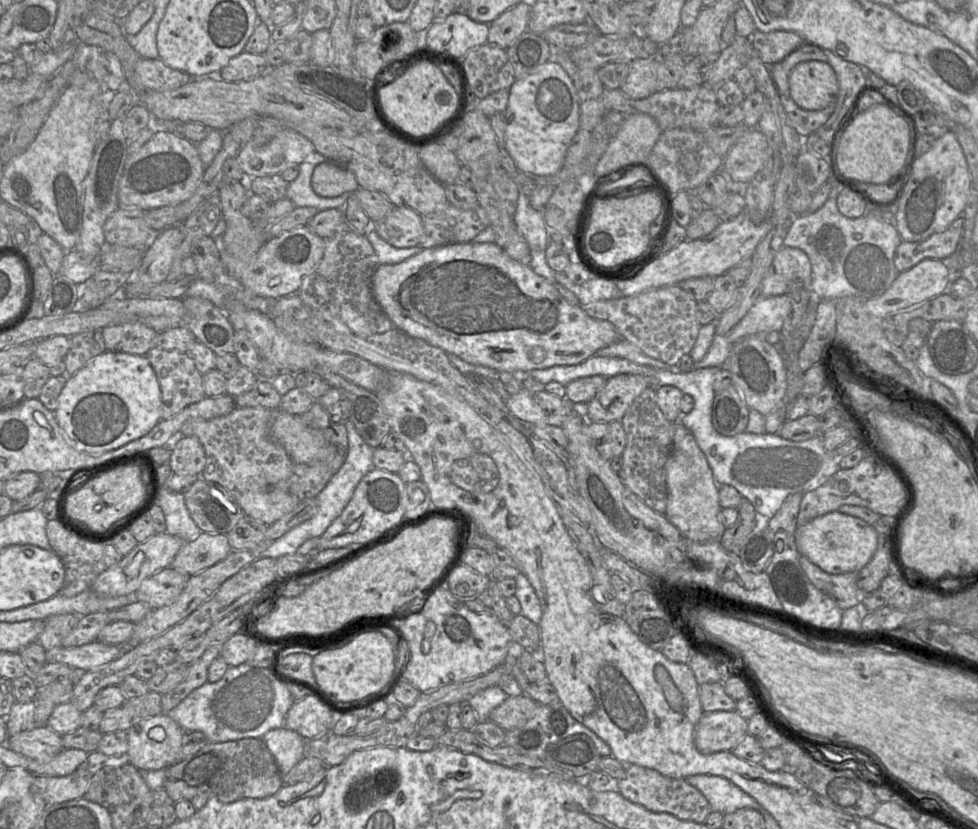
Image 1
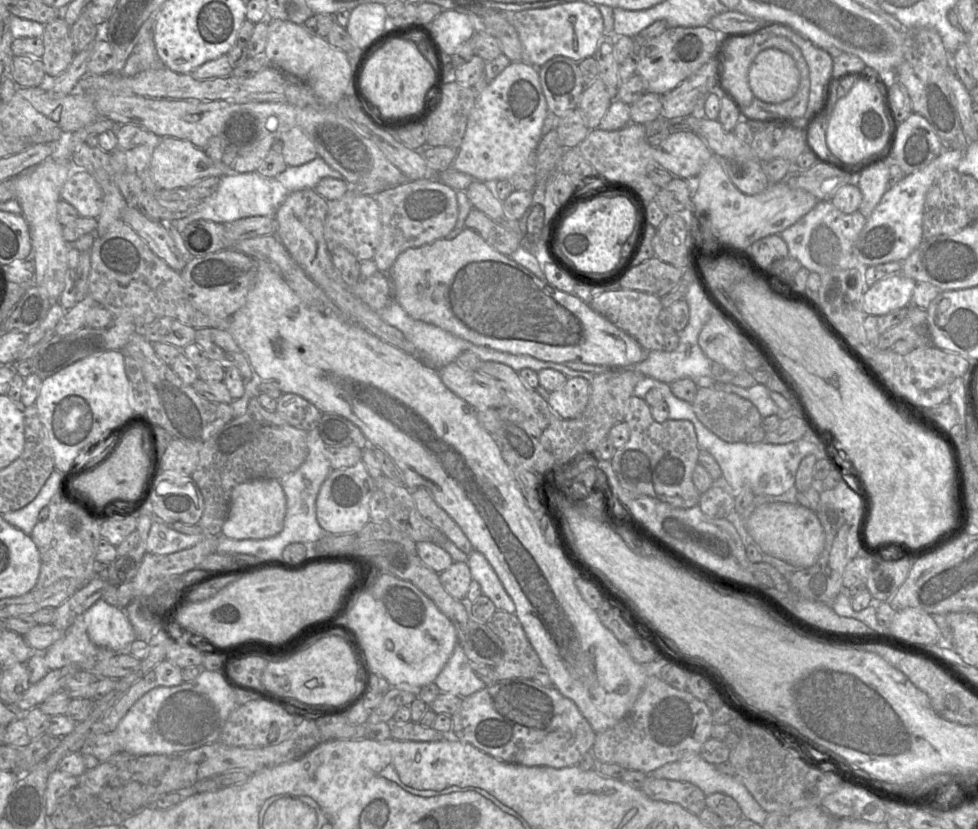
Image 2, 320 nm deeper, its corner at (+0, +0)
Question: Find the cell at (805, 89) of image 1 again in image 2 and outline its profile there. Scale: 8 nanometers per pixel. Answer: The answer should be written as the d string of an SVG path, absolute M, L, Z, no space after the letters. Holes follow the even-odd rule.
M768 48L755 57L749 68L748 81L759 100L782 103L796 94L800 72L791 55L777 48Z

